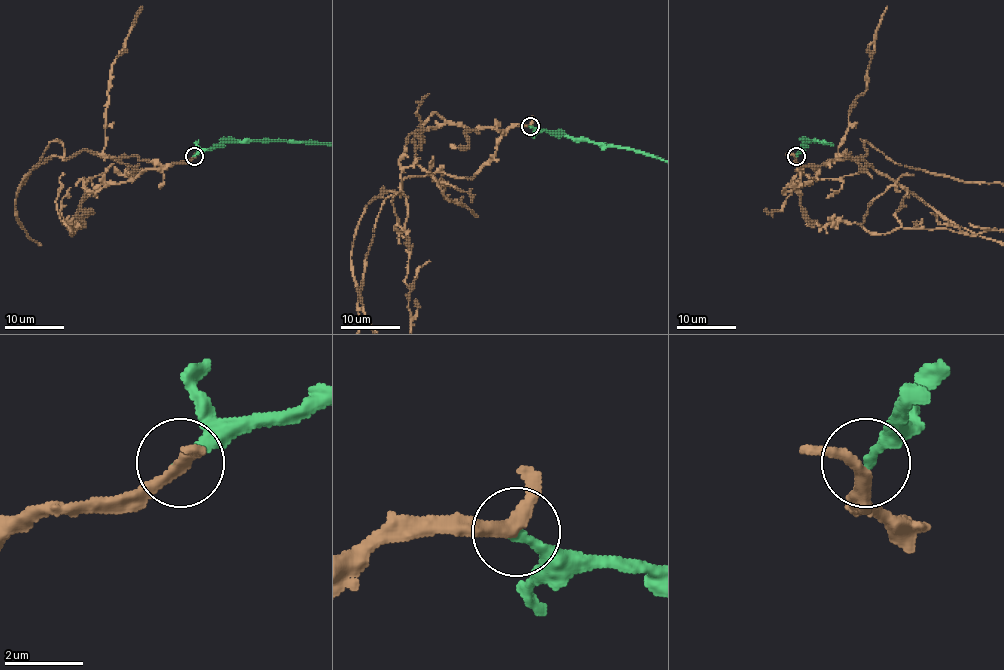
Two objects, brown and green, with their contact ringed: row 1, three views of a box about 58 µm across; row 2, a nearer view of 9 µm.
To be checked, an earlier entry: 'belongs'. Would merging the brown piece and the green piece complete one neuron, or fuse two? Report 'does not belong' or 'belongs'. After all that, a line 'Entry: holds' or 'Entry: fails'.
does not belong
Entry: fails

